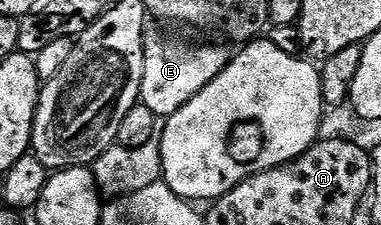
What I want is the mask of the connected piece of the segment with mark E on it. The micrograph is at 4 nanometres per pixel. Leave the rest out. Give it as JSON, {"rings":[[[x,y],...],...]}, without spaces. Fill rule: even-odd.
{"rings":[[[149,29],[144,36],[144,75],[140,89],[140,102],[154,112],[157,119],[166,120],[182,108],[210,80],[214,80],[228,66],[230,53],[224,46],[187,46],[175,42],[158,31]]]}

